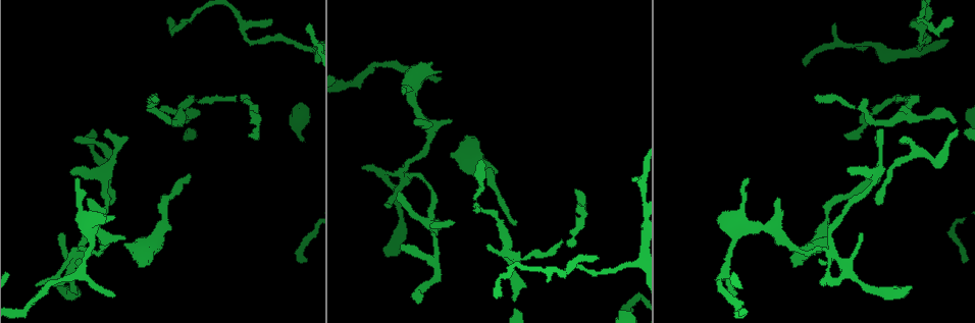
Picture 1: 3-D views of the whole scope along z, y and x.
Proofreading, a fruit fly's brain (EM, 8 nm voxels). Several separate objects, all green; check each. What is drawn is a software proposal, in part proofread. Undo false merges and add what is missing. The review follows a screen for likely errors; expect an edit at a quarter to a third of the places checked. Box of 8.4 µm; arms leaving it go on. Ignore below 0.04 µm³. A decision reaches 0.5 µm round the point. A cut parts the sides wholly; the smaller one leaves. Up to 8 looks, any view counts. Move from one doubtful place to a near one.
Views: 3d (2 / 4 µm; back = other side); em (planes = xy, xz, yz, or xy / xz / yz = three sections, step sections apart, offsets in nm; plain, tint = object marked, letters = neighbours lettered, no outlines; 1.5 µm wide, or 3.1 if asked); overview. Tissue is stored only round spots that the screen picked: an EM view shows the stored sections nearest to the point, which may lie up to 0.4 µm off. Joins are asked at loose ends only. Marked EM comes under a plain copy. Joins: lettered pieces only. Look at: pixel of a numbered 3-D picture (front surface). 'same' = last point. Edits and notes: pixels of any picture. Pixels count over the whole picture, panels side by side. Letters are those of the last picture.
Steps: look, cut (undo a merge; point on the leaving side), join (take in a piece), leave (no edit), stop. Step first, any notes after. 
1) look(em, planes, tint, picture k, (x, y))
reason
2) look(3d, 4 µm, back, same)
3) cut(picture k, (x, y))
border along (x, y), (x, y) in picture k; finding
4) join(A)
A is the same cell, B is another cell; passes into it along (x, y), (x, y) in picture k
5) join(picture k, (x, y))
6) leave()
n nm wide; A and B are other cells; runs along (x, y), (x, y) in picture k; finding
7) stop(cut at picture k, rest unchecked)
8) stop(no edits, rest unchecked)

look(3d, 4 µm, back, picture 1, (881, 204))
branch stops here

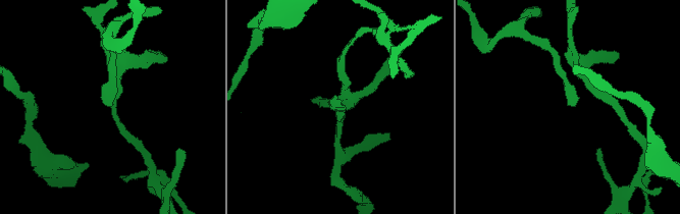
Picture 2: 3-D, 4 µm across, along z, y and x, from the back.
look(em, xy, step 8, letters, picture 2, (109, 104))

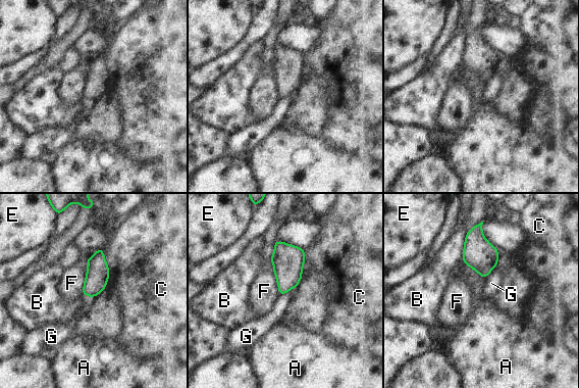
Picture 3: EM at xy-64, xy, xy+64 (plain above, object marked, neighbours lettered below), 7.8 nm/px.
look(em, planes, letters, same)
another direction

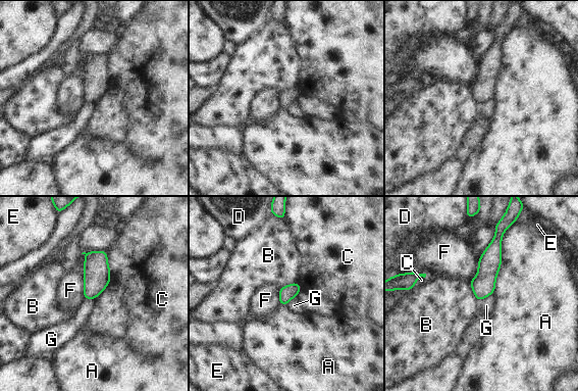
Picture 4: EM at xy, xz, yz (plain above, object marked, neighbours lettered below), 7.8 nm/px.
leave()
A touches over 500 nm; A, B, C, D, E, F and G are other cells; no lettered piece goes on from it

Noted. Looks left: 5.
look(em, planes, tint, picture 1, (402, 244))
an open end

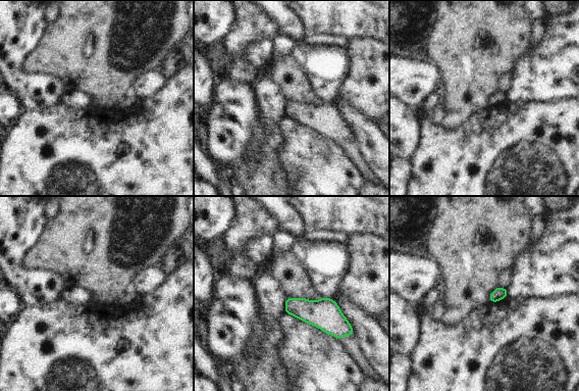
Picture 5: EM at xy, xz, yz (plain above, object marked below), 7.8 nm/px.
look(em, planes, letters, same)
what lies round it

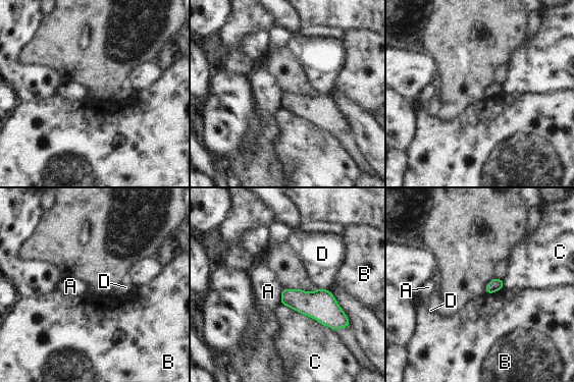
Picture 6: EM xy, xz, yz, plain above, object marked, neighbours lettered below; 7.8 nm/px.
leave()
A, B, C and D are other cells; border along (283, 288), (279, 303) in picture 6; no lettered piece goes on from it

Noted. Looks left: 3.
look(em, xy, step 4, tint, picture 1, (489, 245))
branch stops here

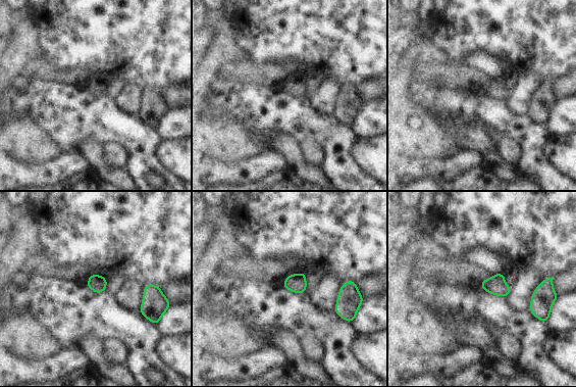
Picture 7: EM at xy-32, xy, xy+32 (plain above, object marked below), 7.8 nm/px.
look(em, planes, letters, same)
another direction

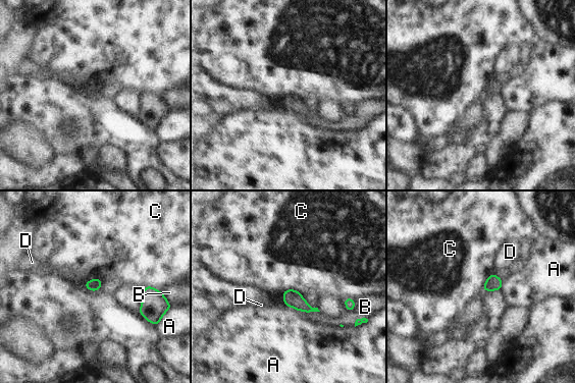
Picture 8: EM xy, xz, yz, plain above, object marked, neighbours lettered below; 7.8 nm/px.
leave()
A, B, C and D are other cells; none of them fits

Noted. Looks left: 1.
stop(no edits, rest unchecked)

